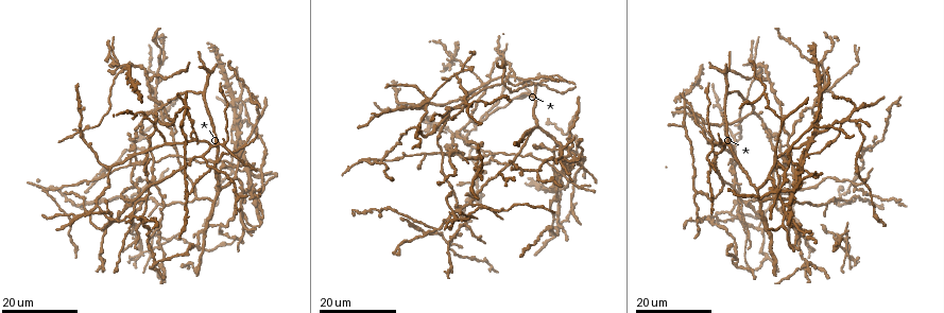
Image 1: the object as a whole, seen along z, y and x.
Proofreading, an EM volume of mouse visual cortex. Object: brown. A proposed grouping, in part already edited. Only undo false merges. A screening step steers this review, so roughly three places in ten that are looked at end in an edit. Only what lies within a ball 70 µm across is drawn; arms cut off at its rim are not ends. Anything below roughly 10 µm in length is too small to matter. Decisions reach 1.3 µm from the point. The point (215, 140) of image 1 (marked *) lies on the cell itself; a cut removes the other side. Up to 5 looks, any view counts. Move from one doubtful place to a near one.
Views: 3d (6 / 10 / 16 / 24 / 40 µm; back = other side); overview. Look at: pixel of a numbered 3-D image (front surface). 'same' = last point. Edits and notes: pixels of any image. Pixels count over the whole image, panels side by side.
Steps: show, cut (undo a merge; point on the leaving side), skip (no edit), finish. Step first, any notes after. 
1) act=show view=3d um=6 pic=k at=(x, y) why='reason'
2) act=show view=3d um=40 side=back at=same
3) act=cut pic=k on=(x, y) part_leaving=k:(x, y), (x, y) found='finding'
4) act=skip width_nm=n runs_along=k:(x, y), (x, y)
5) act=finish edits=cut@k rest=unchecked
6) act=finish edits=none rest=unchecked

act=show view=3d um=16 pic=1 at=(714, 145) why='looks like a crossing'

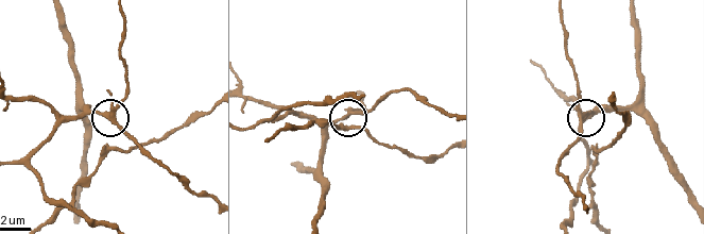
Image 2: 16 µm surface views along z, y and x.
act=show view=3d um=10 pic=2 at=(112, 114)

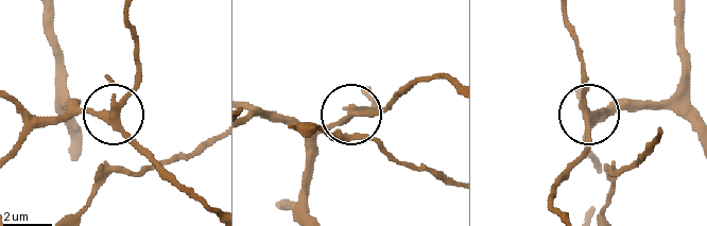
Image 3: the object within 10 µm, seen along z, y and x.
act=skip side_arm_um=13 runs_along=3:(294, 208), (316, 137), (355, 112), (394, 103) found='all the same cell'

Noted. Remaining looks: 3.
act=show view=3d um=24 pic=1 at=(790, 134) why='arms part here'

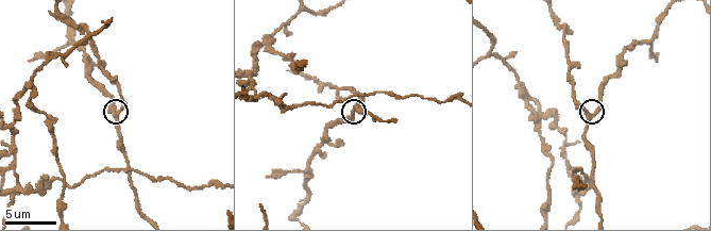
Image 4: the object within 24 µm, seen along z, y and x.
act=show view=3d um=10 pic=4 at=(588, 113)

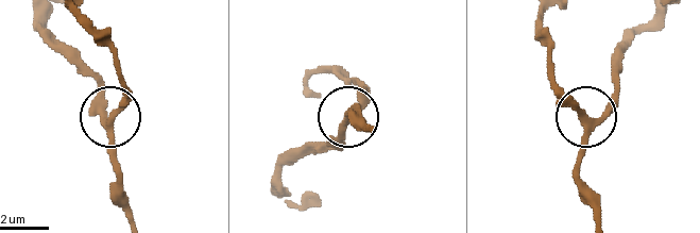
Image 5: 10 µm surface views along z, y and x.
act=skip runs_along=5:(133, 215), (115, 166), (111, 115), (121, 99), (121, 82) found='continuous, no second cell'

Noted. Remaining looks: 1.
act=finish edits=none rest=unchecked

